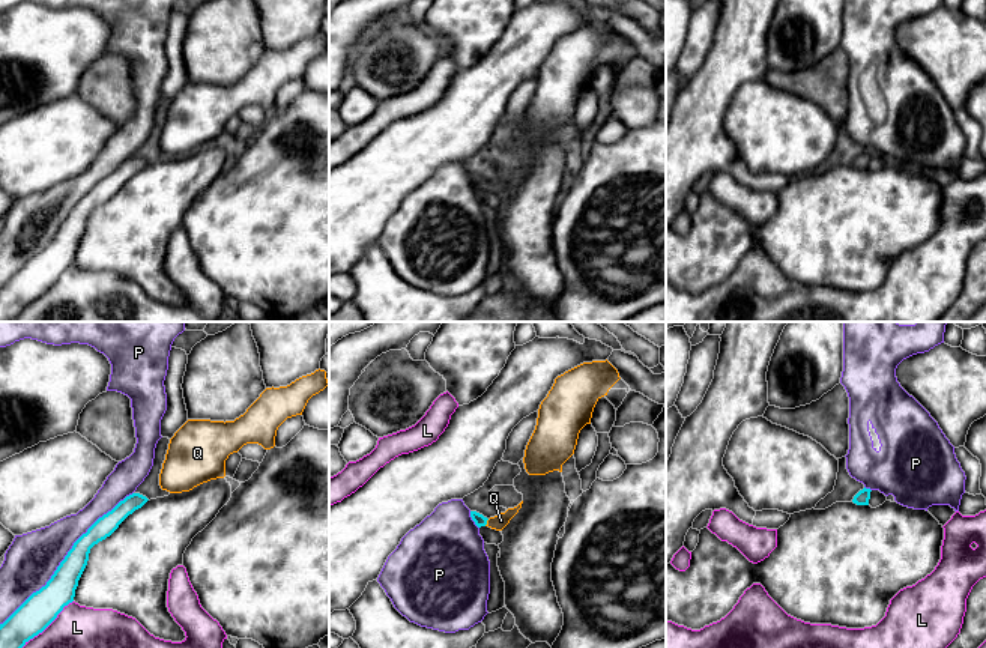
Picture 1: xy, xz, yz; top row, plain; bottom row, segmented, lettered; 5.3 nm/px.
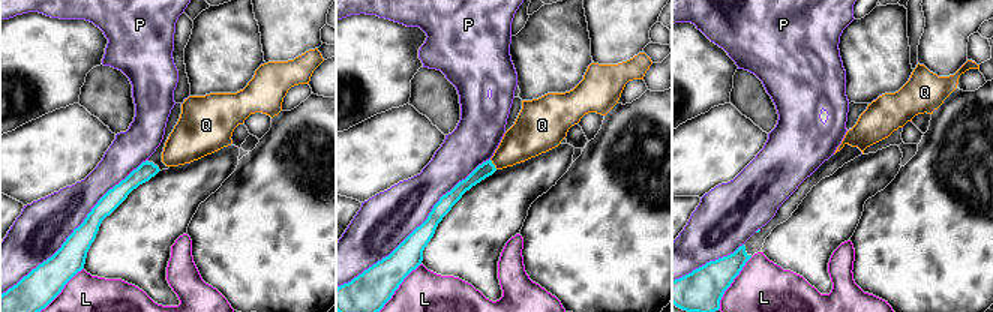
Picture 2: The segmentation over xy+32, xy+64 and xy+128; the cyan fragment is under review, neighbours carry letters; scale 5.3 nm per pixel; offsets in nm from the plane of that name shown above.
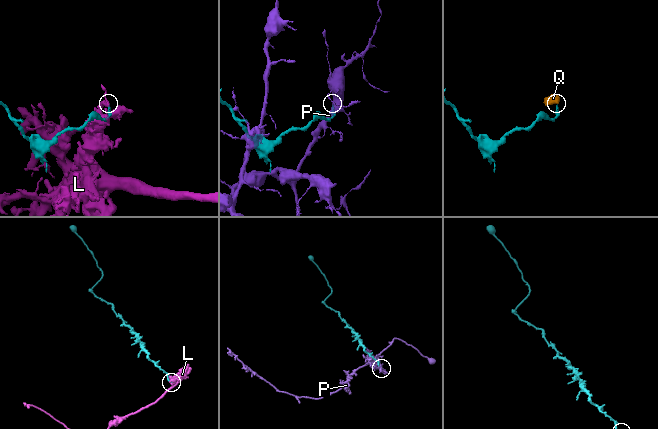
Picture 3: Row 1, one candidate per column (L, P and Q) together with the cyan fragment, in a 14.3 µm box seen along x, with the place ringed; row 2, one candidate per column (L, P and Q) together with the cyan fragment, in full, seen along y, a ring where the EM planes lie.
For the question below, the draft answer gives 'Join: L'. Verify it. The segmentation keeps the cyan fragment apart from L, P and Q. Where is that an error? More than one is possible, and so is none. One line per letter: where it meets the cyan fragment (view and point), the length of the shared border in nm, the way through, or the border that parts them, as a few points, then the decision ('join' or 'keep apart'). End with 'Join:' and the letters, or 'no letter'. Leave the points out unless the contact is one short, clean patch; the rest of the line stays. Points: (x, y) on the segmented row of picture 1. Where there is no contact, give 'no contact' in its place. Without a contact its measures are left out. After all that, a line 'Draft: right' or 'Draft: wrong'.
L: meets cyan in xy at (47, 626); contact 380 nm long; keep apart
P: meets cyan in xy at (65, 557); contact 1000 nm long; keep apart
Q: meets cyan in xz at (486, 522); contact 50 nm long; runs through xz (480, 520), (486, 522), (501, 520); join
Join: Q
Draft: wrong

